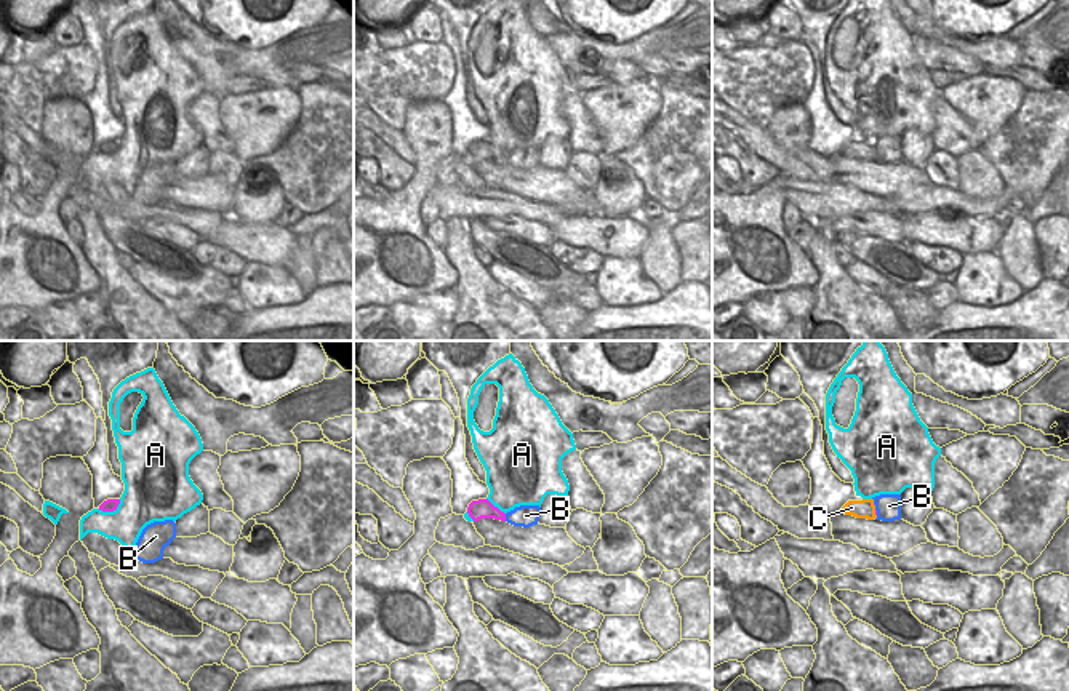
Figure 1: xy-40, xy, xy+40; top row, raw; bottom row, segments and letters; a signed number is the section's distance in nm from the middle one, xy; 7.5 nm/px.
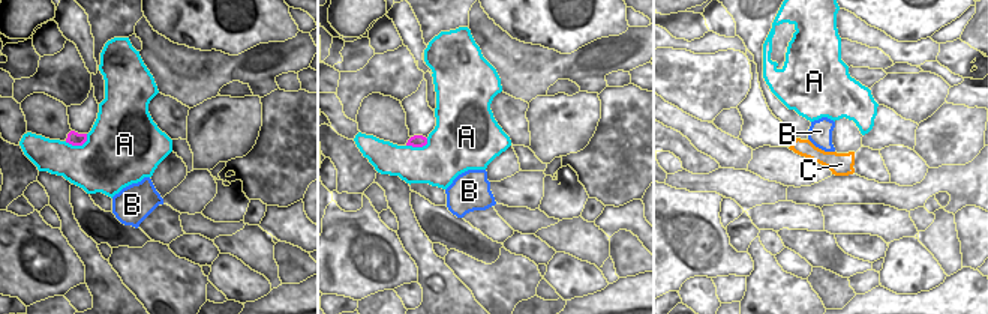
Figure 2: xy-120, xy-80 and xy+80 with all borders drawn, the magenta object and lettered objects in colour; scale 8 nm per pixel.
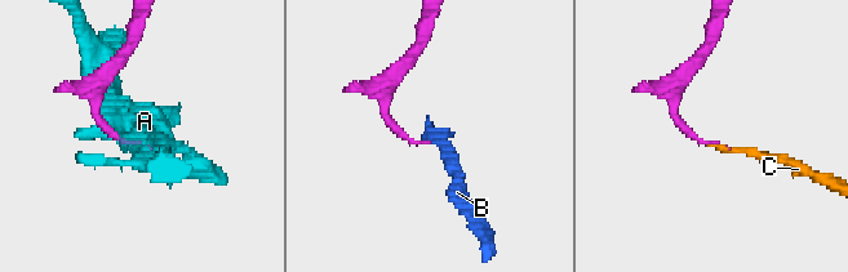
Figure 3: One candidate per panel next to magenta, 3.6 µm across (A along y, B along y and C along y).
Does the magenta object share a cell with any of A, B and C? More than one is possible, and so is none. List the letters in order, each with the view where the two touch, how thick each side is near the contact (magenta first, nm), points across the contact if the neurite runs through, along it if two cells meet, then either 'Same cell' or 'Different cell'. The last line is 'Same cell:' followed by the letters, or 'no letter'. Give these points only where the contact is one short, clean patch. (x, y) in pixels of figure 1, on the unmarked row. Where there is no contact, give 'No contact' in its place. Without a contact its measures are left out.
A: Touches magenta in xy-40. Thickness 100 nm (magenta) against 340 nm. Different cell
B: Touches magenta in xy. Thickness 150 nm (magenta) against 170 nm. Different cell
C: Touches magenta in xy+40. Thickness 20 nm (magenta) against 140 nm. Path across: xy+40 (876, 152), (876, 155), (861, 151). Same cell
Same cell: C

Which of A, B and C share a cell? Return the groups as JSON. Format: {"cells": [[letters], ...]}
{"cells": [["A"], ["B"], ["C"]]}

